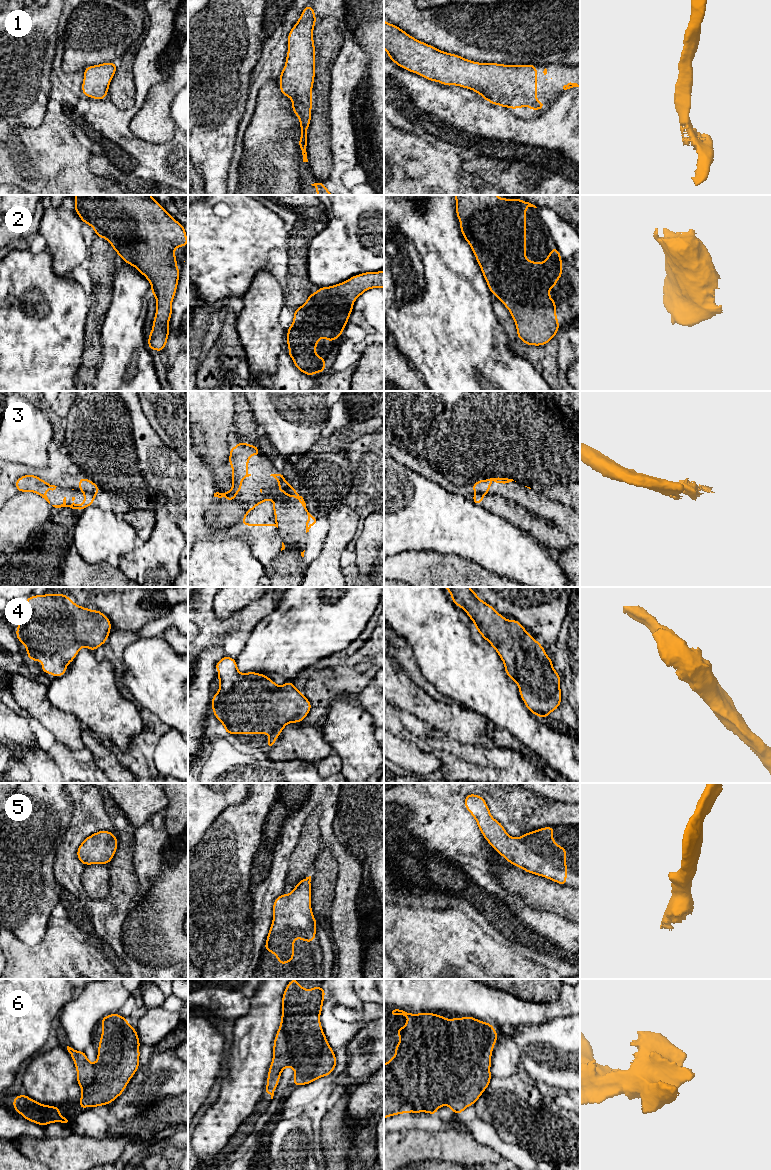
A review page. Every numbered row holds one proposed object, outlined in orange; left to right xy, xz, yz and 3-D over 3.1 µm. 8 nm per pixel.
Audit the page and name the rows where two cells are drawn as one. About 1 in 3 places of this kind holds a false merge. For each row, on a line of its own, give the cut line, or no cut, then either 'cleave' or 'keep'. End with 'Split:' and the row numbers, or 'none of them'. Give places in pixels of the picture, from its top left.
1: no cut | keep
2: no cut | keep
3: xy (83, 491), (94, 494) | cleave
4: no cut | keep
5: no cut | keep
6: yz (485, 1022), (480, 1061), (473, 1065), (473, 1085), (485, 1089) | cleave
Split: 3, 6

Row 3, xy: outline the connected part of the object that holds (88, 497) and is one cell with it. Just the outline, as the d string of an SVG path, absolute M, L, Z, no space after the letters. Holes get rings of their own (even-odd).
M83 492L84 496L83 499L85 502L83 504L75 504L74 502L71 505L66 504L66 497L63 499L63 503L61 505L52 505L55 508L61 508L61 507L70 507L72 509L76 509L78 511L82 511L87 507L92 506L92 502L96 501L95 494L89 493L89 492Z

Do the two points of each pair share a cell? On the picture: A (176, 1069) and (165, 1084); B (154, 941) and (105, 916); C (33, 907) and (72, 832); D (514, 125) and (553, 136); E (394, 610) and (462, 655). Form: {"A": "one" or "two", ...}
{"A": "one", "B": "two", "C": "two", "D": "two", "E": "one"}

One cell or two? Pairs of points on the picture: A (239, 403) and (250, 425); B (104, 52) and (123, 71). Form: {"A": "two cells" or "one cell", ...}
{"A": "one cell", "B": "two cells"}

